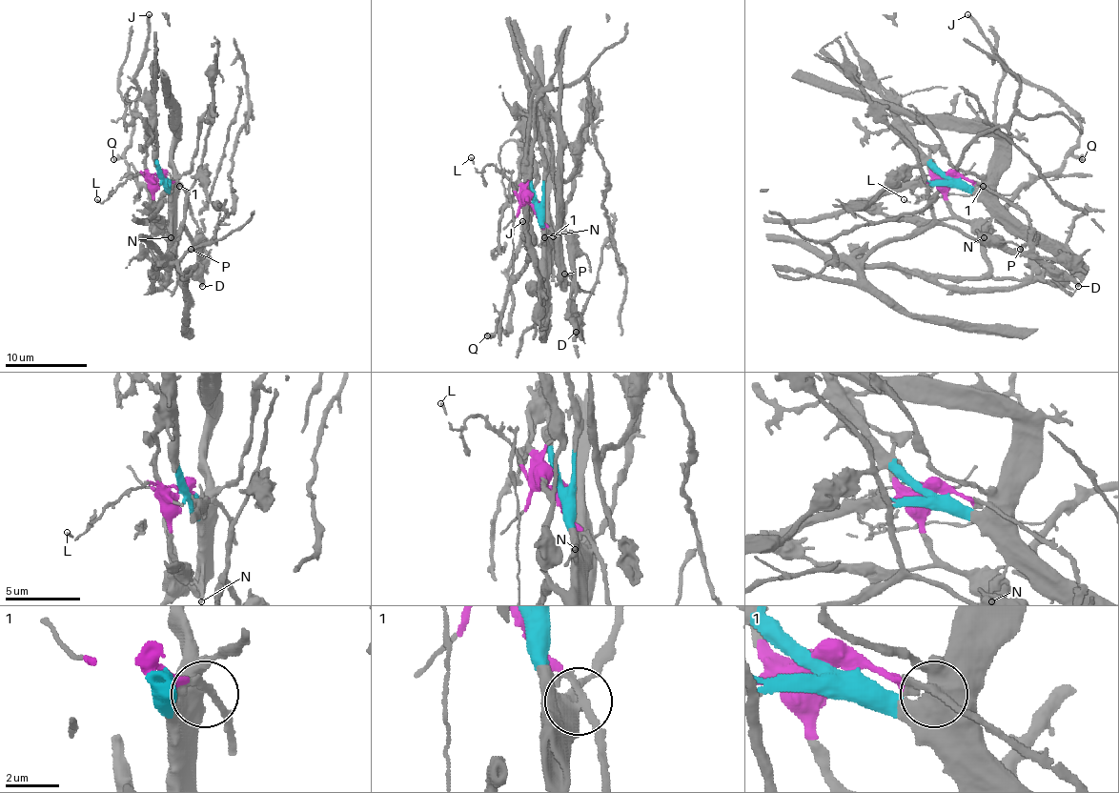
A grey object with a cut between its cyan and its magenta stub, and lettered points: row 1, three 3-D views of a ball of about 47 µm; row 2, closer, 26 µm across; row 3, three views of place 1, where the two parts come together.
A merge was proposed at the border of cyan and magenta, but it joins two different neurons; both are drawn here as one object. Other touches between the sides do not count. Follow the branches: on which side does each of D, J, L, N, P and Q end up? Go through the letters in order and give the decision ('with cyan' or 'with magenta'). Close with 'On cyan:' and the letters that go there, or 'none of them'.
D: with magenta
J: with cyan
L: with magenta
N: with cyan
P: with magenta
Q: with cyan
On cyan: J, N, Q

